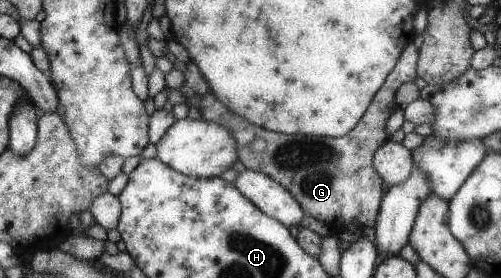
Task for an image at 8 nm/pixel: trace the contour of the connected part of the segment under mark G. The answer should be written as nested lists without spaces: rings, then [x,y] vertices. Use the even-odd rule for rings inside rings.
[[[408,43],[397,64],[386,75],[381,90],[374,95],[368,110],[362,115],[360,122],[348,131],[348,134],[338,138],[304,137],[304,135],[282,135],[266,131],[248,123],[246,119],[228,111],[222,103],[210,93],[206,81],[198,67],[191,60],[180,65],[183,82],[177,89],[184,97],[184,104],[188,107],[194,105],[200,111],[201,120],[212,121],[222,125],[237,143],[237,160],[244,168],[261,172],[280,184],[282,188],[297,200],[302,208],[303,215],[324,223],[328,227],[330,236],[337,236],[346,230],[349,223],[358,227],[374,227],[378,211],[380,210],[380,197],[382,197],[382,182],[378,173],[372,169],[372,155],[388,140],[385,133],[385,124],[388,117],[397,109],[394,99],[397,91],[406,82],[414,82],[417,78],[417,60],[420,50],[414,43]],[[254,138],[264,140],[264,149],[252,151],[250,143]]]

